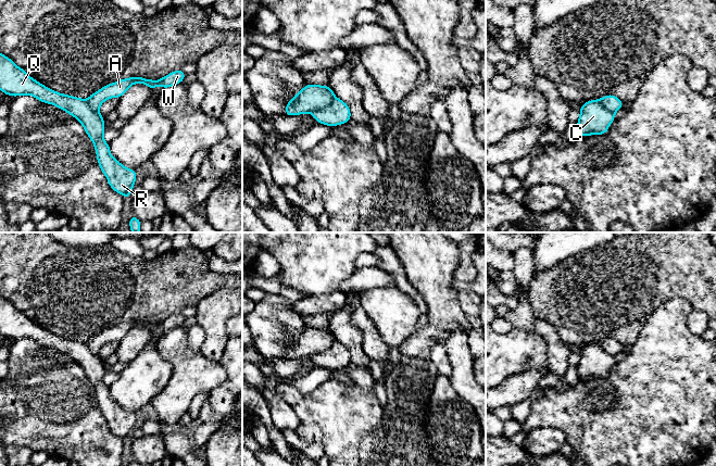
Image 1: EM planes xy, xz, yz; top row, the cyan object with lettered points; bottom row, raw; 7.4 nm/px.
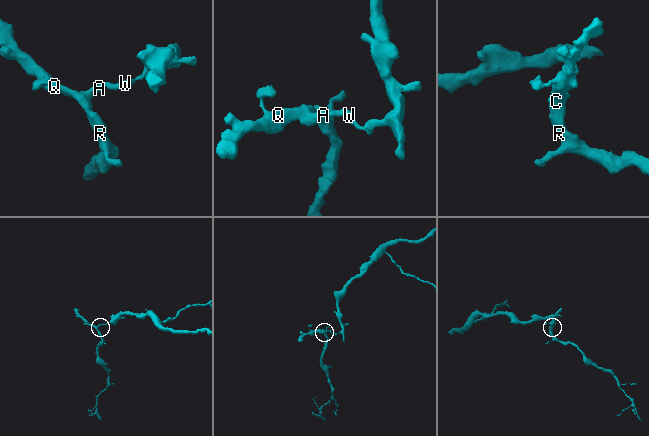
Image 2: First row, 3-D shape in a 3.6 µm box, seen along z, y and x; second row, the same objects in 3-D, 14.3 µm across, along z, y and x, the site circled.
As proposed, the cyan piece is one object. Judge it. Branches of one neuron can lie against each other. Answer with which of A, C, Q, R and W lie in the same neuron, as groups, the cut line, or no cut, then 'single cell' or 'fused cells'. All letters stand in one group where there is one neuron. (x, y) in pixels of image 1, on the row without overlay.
groups A W / C Q R; cut xz (335, 340), (326, 350), (313, 356); fused cells

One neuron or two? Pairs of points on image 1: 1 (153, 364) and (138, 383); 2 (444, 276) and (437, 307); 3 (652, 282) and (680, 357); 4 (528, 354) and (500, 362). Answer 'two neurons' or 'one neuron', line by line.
1: one neuron
2: one neuron
3: two neurons
4: one neuron

